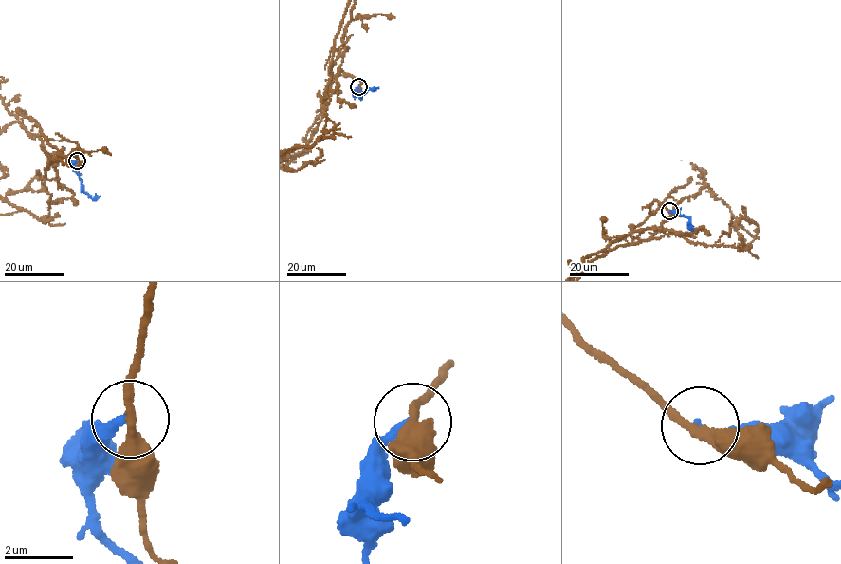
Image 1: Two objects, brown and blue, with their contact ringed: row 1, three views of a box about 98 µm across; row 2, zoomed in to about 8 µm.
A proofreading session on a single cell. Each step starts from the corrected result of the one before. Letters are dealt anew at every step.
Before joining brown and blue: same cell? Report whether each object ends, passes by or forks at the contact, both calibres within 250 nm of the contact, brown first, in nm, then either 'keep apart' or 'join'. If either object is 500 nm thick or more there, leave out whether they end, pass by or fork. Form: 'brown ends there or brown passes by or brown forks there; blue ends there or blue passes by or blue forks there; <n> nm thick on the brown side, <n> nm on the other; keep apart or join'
brown passes by; blue ends there; 280 nm thick on the brown side, 240 nm on the other; keep apart

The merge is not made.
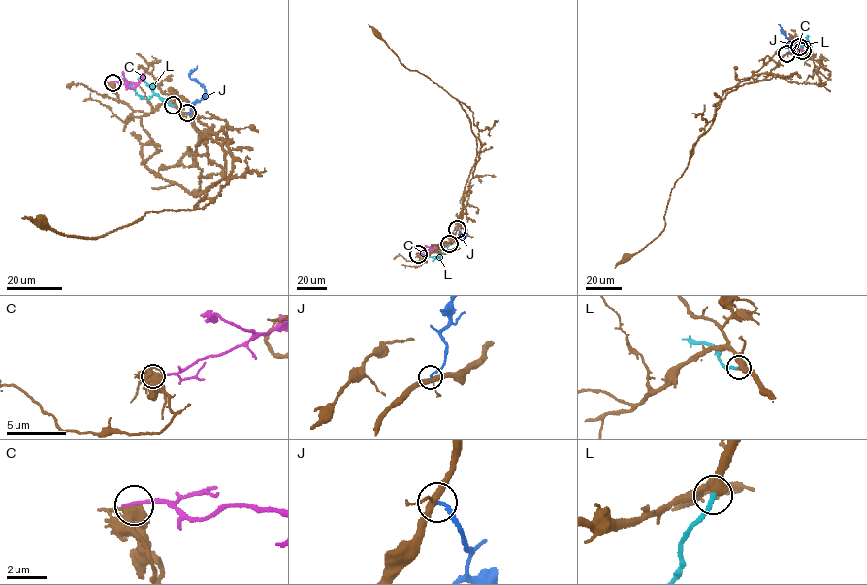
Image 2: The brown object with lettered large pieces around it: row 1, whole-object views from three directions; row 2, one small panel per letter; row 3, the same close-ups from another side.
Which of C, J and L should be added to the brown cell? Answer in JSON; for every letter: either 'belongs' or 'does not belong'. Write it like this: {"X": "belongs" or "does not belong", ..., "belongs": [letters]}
{"C": "does not belong", "J": "does not belong", "L": "belongs", "belongs": ["L"]}

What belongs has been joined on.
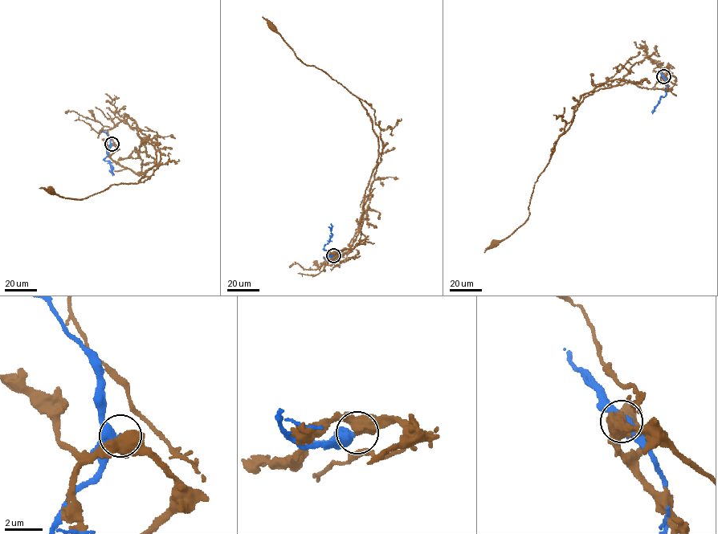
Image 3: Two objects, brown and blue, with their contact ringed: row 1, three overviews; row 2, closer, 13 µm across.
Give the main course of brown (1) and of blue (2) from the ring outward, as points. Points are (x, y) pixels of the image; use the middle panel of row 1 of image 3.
1: (333, 255), (340, 255), (330, 259), (348, 250), (359, 233), (378, 137), (358, 97), (300, 60), (273, 26)
2: (333, 255), (328, 256), (324, 247), (332, 234), (331, 223)

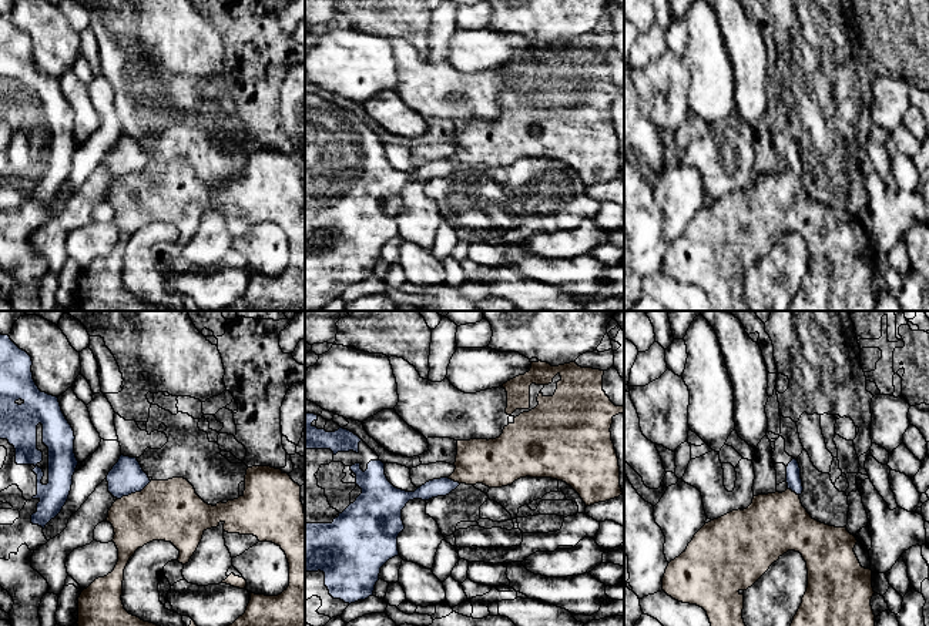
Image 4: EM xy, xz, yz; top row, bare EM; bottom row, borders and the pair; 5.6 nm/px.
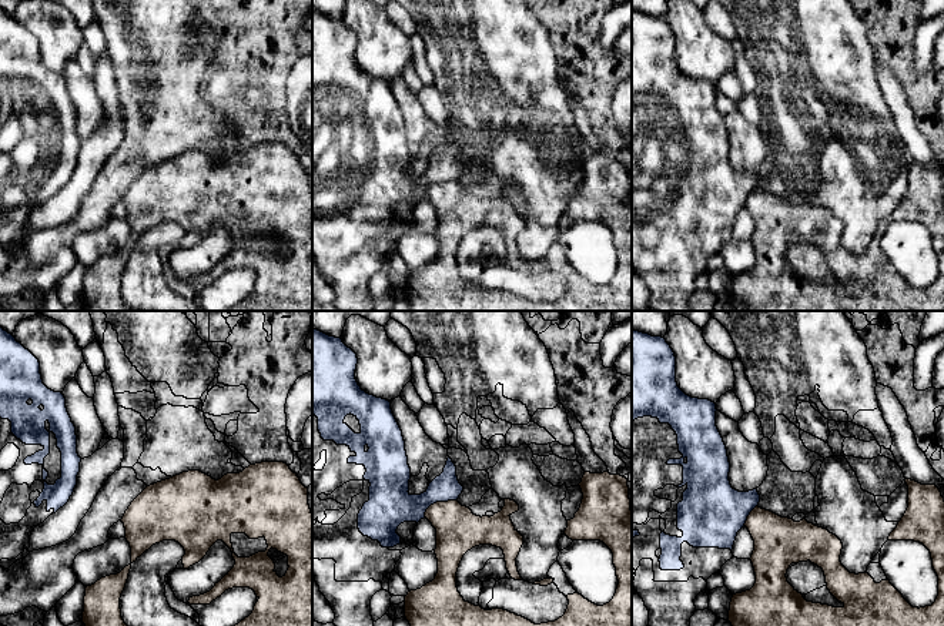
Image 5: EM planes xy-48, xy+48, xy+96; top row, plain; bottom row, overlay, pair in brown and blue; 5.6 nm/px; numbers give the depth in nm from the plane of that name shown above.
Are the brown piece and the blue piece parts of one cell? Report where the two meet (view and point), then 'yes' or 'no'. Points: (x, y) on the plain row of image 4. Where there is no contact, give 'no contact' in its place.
xy (136, 173) | no

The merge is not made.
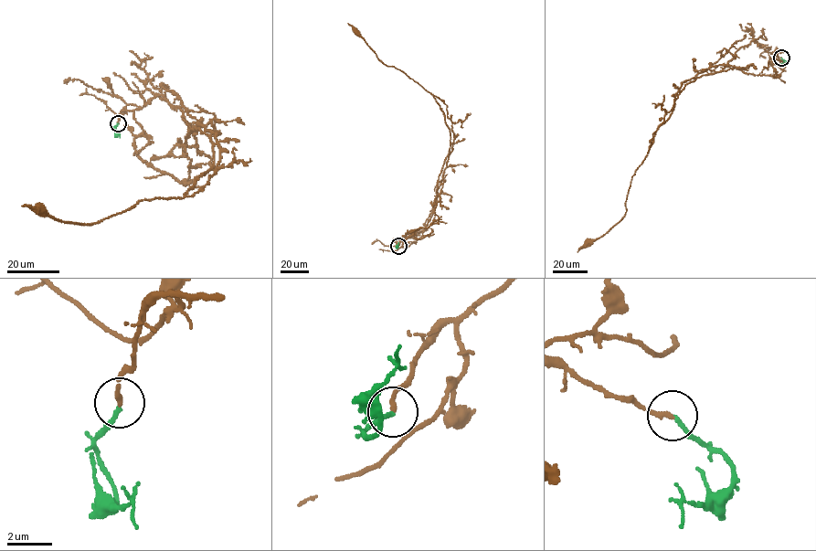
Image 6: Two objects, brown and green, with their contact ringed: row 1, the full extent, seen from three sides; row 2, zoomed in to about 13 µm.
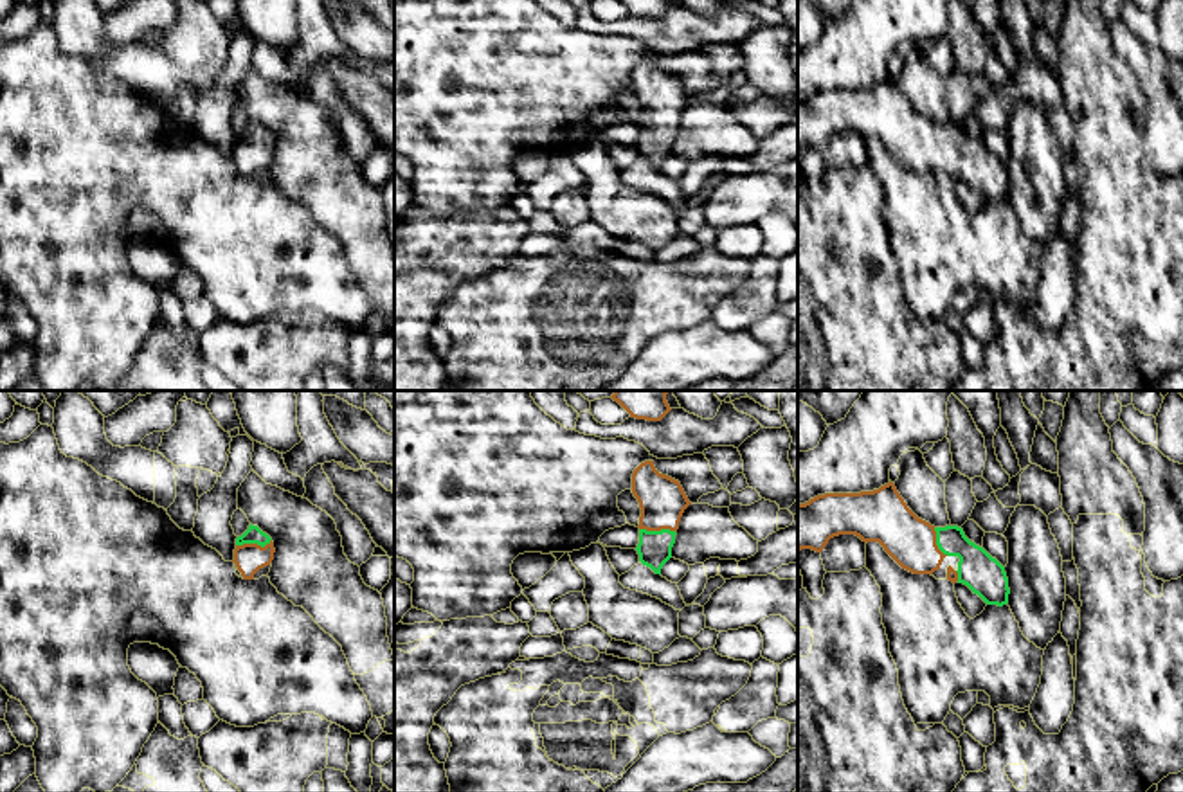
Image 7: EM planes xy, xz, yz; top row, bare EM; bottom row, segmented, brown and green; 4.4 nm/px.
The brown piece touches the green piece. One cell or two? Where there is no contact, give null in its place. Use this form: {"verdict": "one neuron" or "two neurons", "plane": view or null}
{"verdict": "one neuron", "plane": "xy"}

